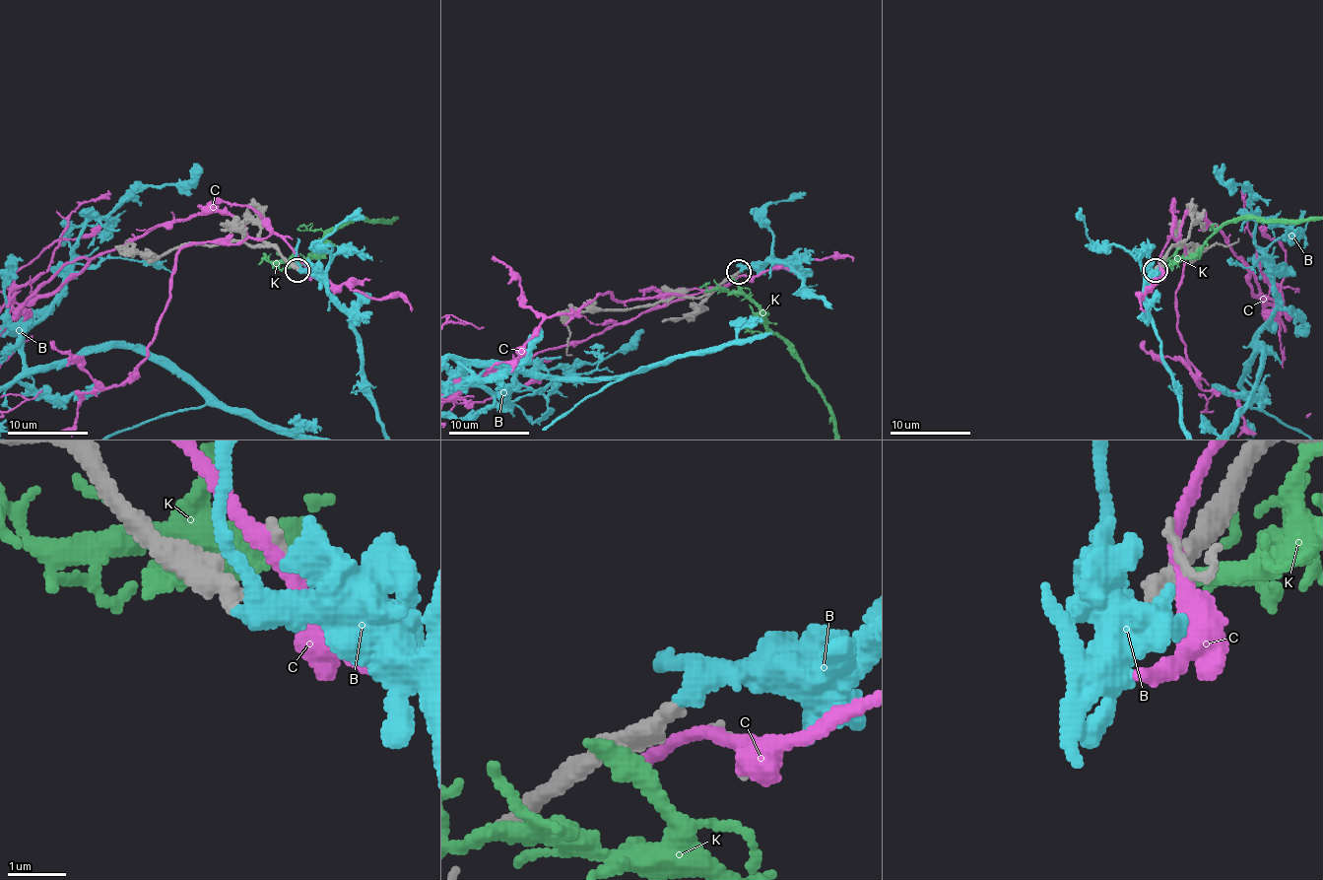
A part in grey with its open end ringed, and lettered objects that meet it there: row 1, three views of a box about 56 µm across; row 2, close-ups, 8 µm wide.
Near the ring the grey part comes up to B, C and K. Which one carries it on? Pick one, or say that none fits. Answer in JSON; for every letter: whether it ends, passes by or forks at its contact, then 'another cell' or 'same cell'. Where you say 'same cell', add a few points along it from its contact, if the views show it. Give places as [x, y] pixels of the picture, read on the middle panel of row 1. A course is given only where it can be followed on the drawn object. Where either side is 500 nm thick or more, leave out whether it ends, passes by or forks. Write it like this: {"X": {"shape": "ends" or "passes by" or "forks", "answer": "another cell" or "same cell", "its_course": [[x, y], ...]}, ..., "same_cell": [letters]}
{"B": {"shape": "passes by", "answer": "same cell"}, "C": {"shape": "passes by", "answer": "another cell"}, "K": {"shape": "ends", "answer": "another cell"}, "same_cell": ["B"]}

